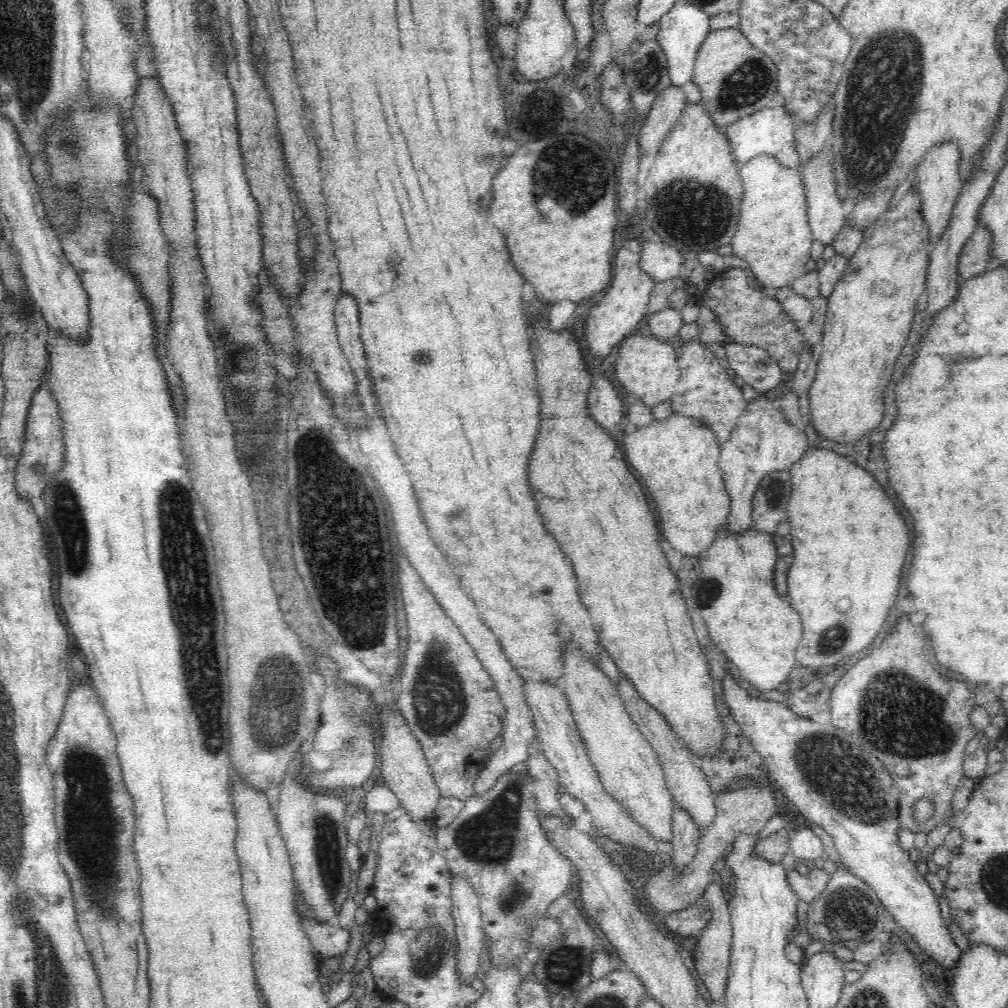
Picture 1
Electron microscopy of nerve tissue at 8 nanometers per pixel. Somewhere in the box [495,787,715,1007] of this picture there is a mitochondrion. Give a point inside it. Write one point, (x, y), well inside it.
(565, 966)

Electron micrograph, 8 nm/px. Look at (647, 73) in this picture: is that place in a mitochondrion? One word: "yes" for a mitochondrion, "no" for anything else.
yes

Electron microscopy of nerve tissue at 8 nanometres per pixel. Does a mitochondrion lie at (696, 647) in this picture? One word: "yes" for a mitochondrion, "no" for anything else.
no

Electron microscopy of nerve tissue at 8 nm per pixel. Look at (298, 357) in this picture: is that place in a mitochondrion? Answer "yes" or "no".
no

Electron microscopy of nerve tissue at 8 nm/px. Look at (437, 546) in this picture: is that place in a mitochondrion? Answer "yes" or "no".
no

